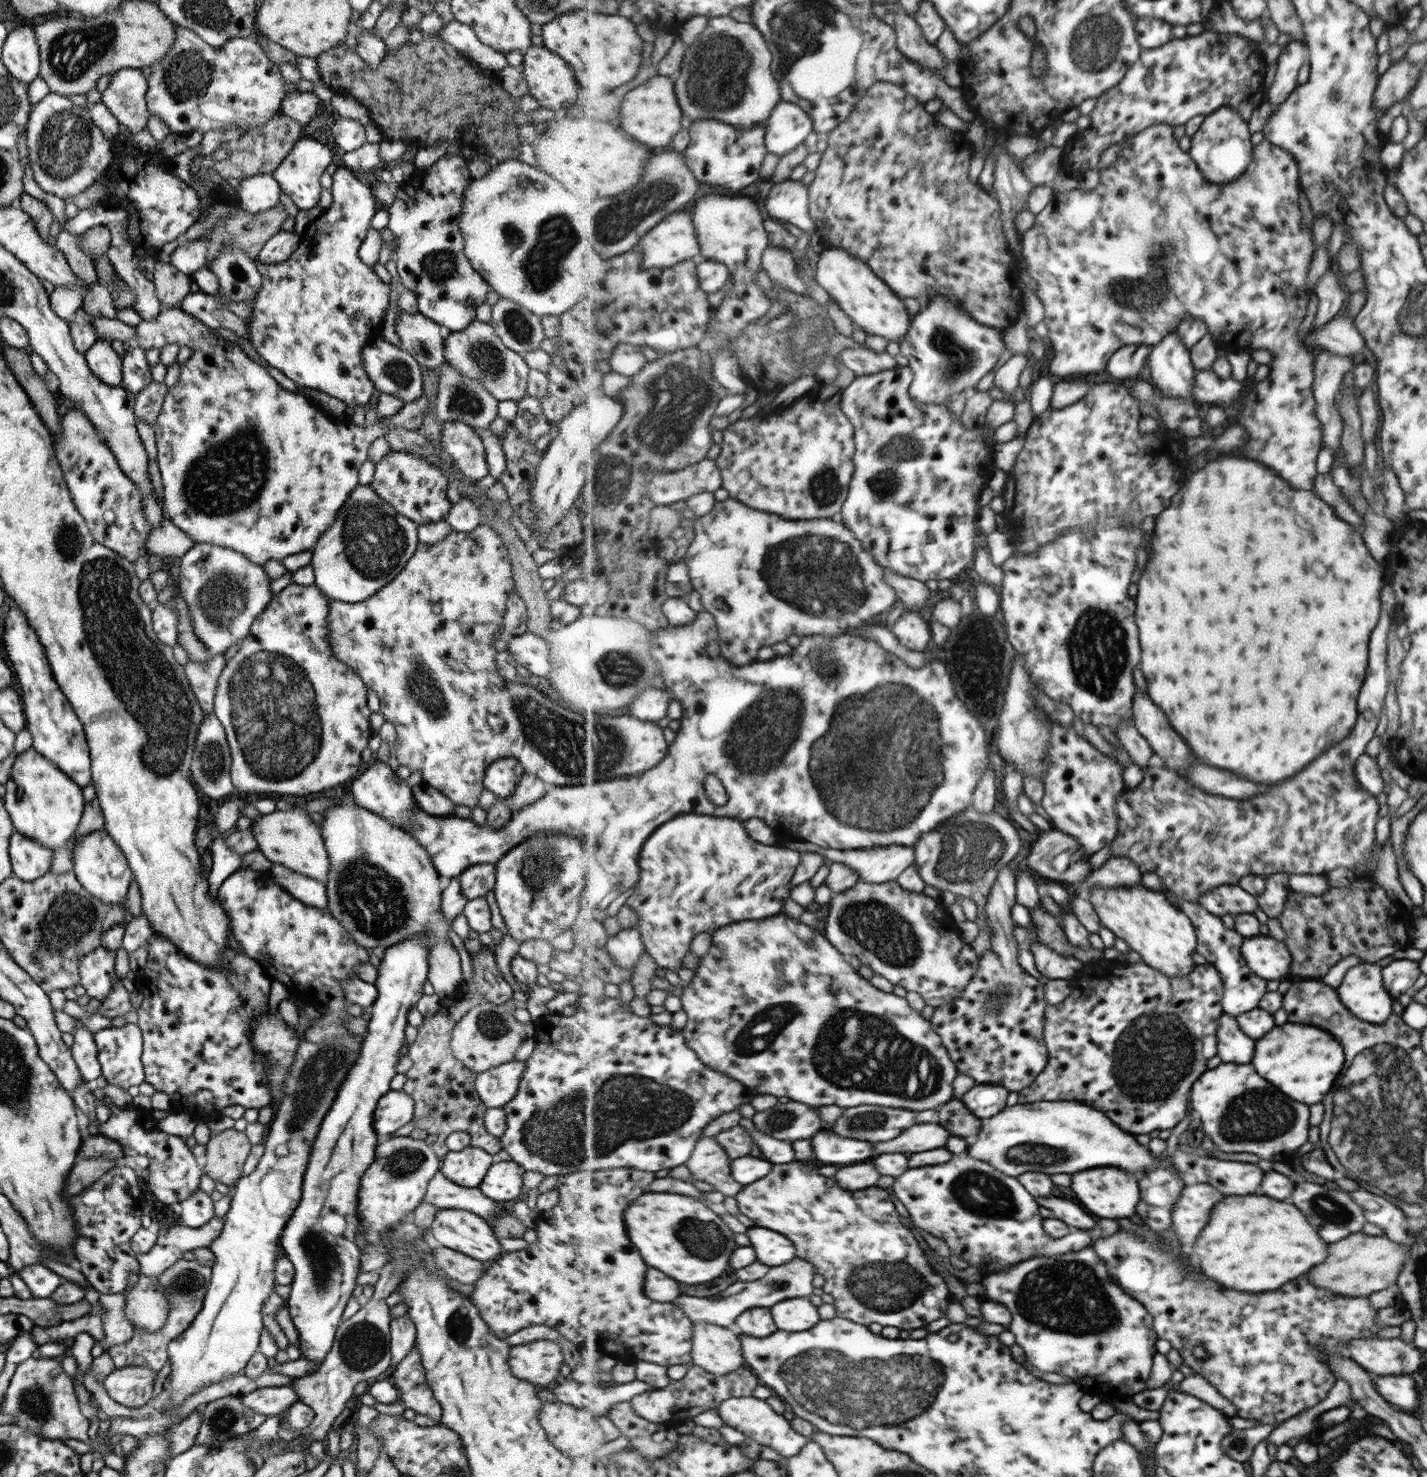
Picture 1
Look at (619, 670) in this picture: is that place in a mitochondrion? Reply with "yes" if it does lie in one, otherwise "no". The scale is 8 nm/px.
yes

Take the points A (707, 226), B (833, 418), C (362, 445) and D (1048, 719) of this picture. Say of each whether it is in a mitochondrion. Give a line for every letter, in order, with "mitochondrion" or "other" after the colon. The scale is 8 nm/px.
A: other
B: other
C: other
D: other

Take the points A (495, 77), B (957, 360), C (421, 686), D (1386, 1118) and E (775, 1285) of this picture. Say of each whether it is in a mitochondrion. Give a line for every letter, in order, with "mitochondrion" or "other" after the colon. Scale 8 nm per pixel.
A: other
B: mitochondrion
C: mitochondrion
D: mitochondrion
E: mitochondrion

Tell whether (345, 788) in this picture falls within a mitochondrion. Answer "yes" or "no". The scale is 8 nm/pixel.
no

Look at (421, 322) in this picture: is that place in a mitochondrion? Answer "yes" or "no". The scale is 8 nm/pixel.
no

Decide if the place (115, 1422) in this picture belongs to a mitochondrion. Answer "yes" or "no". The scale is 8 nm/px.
no

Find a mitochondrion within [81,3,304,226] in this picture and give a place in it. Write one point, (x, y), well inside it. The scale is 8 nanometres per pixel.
(189, 75)

